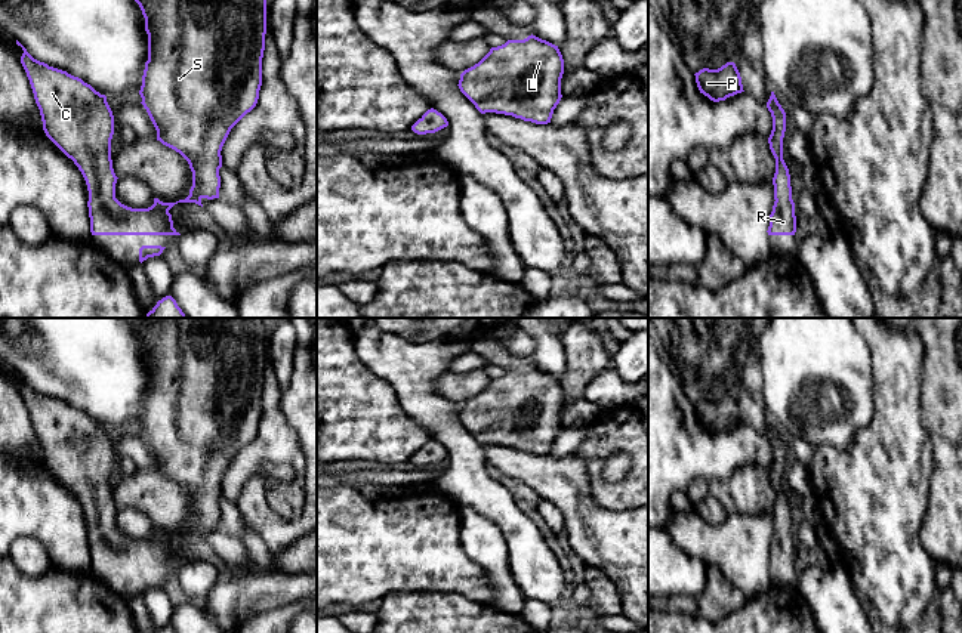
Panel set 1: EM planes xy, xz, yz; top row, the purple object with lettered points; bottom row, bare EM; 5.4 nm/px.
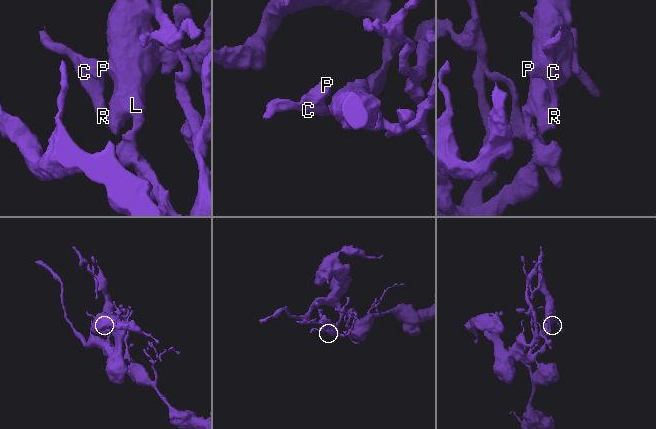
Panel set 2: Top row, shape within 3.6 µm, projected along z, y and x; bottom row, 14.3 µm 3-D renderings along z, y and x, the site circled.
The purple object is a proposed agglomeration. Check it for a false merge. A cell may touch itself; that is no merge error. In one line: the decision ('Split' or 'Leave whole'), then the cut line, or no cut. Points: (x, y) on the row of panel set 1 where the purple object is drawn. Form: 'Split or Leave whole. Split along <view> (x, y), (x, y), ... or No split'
Leave whole. No split

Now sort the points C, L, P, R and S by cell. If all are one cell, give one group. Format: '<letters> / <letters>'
C L P R S

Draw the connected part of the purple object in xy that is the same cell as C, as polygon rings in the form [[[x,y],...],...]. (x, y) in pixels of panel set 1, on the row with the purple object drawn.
[[[135,0],[141,10],[142,10],[142,15],[145,18],[145,31],[148,34],[148,61],[145,62],[145,70],[144,70],[144,75],[142,75],[142,86],[141,86],[141,90],[139,90],[139,95],[142,98],[142,105],[144,108],[147,109],[155,130],[157,130],[157,141],[160,141],[163,145],[175,149],[176,152],[179,152],[189,164],[189,169],[192,172],[192,186],[189,189],[189,195],[185,198],[185,200],[179,200],[176,203],[163,203],[160,201],[158,198],[154,198],[154,204],[148,209],[132,209],[132,207],[127,207],[124,204],[121,204],[117,198],[115,198],[115,183],[117,183],[117,176],[114,173],[114,169],[112,169],[112,160],[111,160],[111,139],[112,139],[112,135],[114,135],[114,115],[112,115],[112,111],[107,102],[107,96],[105,95],[101,95],[99,92],[96,92],[90,84],[84,83],[81,78],[78,77],[74,77],[71,74],[68,74],[67,71],[62,71],[62,70],[58,70],[58,68],[53,68],[53,67],[49,67],[47,64],[44,62],[40,62],[37,59],[34,59],[28,52],[27,49],[16,40],[16,44],[22,47],[24,53],[21,56],[21,64],[27,72],[27,77],[30,80],[30,84],[31,84],[31,89],[33,89],[33,93],[34,93],[34,99],[36,99],[36,104],[40,109],[40,115],[41,115],[41,121],[43,121],[43,130],[46,133],[46,136],[68,157],[74,161],[74,164],[78,167],[78,170],[81,172],[84,180],[86,180],[86,185],[87,185],[87,191],[89,191],[89,201],[87,201],[87,207],[89,207],[89,217],[90,217],[90,232],[92,235],[181,235],[175,228],[173,228],[173,220],[172,220],[172,214],[169,213],[169,210],[178,204],[178,203],[195,203],[198,206],[203,207],[201,204],[201,200],[203,198],[207,198],[207,200],[213,200],[213,198],[219,198],[219,188],[221,188],[221,176],[219,176],[219,169],[222,167],[222,155],[221,155],[221,151],[222,151],[222,146],[231,132],[231,129],[247,114],[250,112],[256,104],[258,104],[258,99],[259,99],[259,90],[260,90],[260,86],[262,86],[262,58],[263,58],[263,50],[265,50],[265,34],[266,34],[266,0]]]

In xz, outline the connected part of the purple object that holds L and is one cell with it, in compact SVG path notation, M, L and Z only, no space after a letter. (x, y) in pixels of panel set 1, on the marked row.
M531 34L524 40L508 40L491 47L478 64L460 74L457 86L481 114L496 112L548 124L562 98L562 74L564 59L558 46Z

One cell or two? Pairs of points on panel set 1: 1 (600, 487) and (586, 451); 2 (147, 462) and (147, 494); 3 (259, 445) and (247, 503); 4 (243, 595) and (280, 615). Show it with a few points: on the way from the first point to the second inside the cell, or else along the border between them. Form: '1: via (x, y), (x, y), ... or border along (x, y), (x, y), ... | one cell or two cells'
1: via (597, 478), (594, 460) | one cell
2: border along (139, 469), (156, 471) | two cells
3: border along (240, 493), (234, 502) | two cells
4: border along (301, 598), (247, 617) | two cells

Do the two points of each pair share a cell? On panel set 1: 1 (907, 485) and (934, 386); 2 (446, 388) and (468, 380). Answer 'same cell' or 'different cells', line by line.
1: different cells
2: same cell

